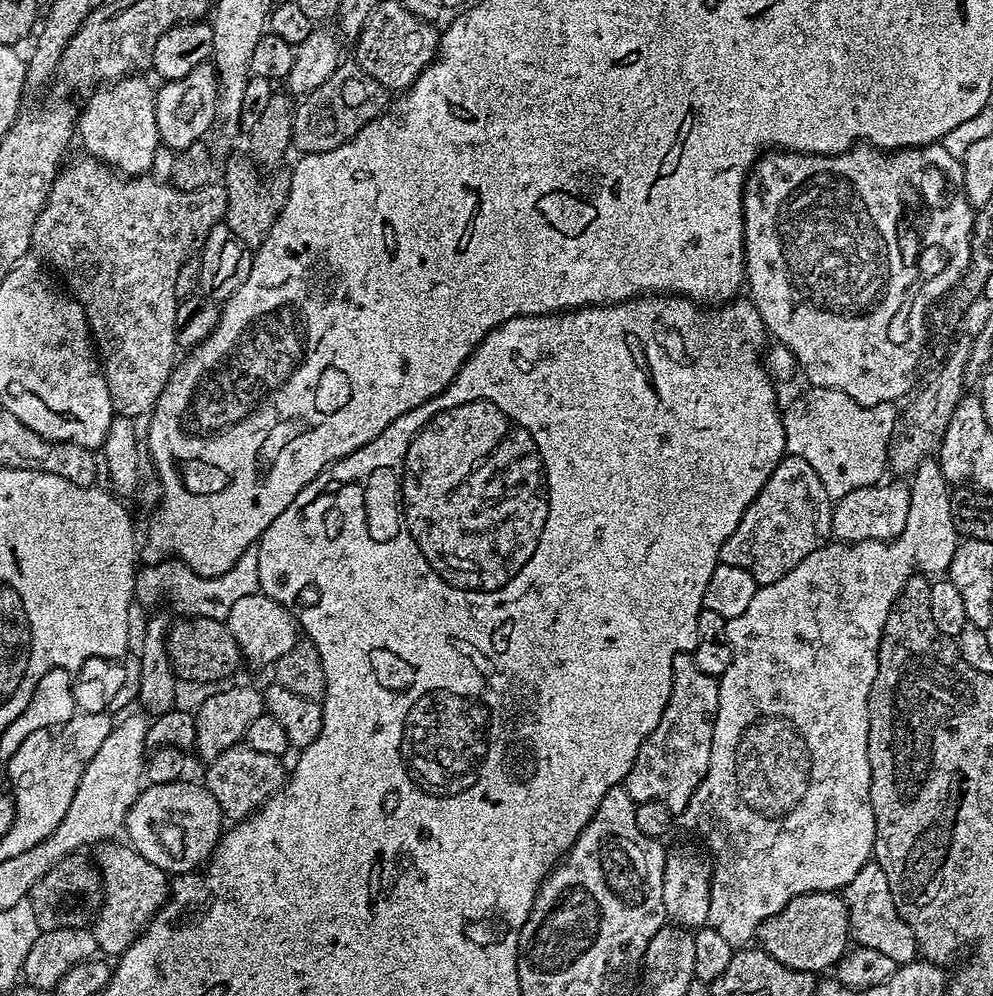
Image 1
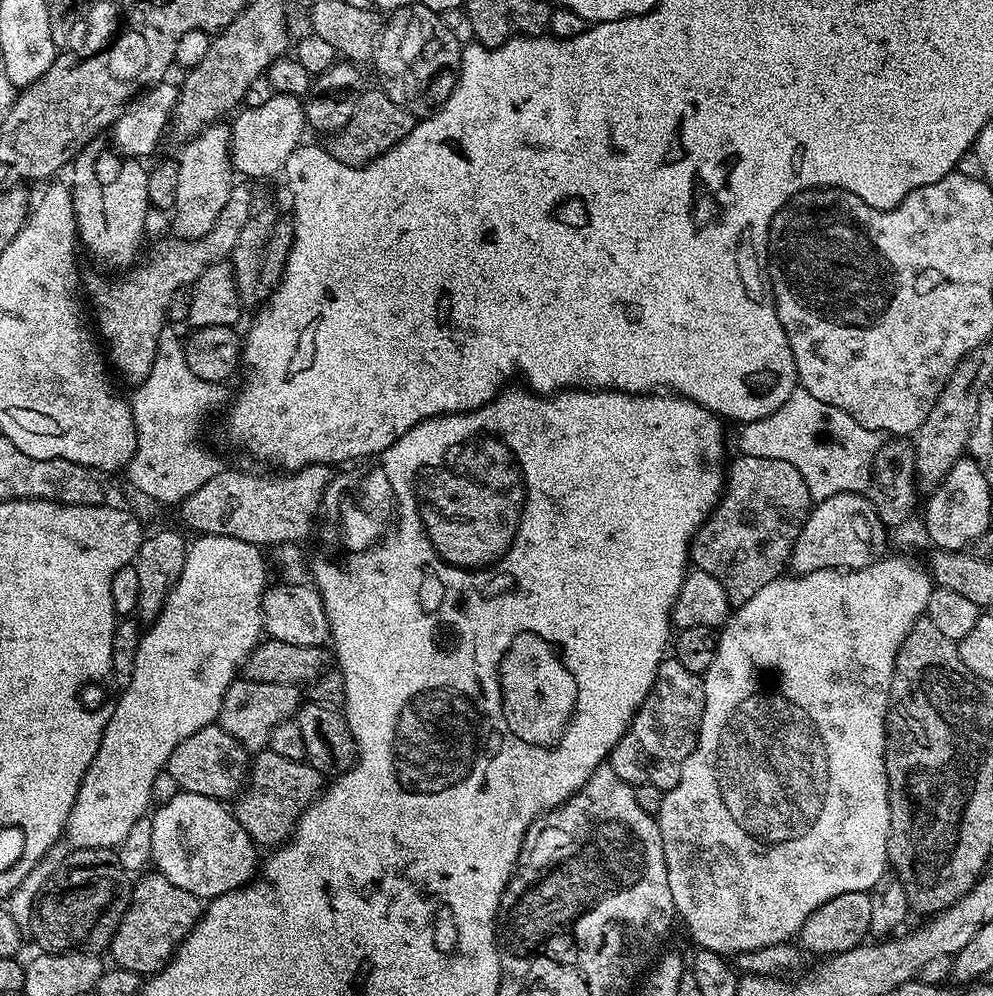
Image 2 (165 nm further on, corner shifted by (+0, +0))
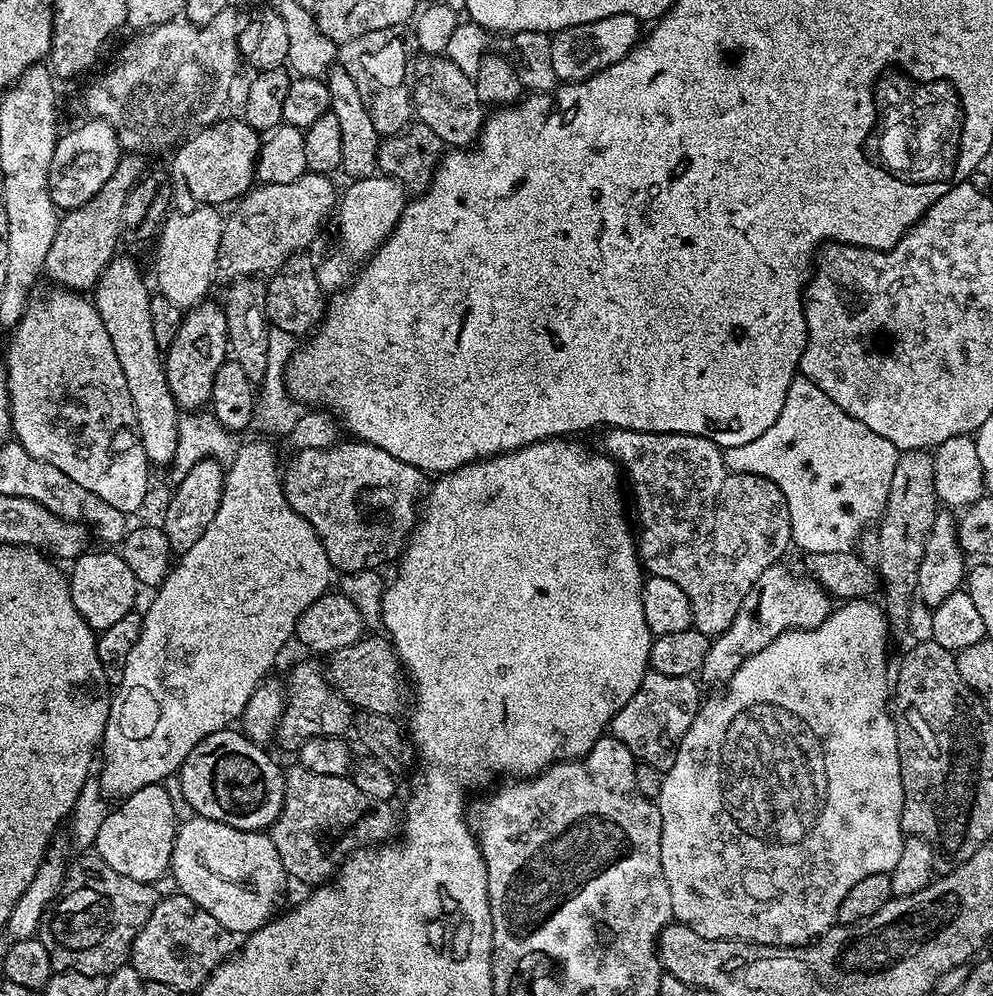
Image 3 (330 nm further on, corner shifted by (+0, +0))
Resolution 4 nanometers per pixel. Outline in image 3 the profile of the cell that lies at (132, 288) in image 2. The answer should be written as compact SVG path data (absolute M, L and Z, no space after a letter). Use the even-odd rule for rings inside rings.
M306 171L294 182L281 184L260 184L253 186L235 201L233 210L224 220L224 229L220 239L220 249L216 259L215 275L231 282L243 276L267 277L276 273L288 258L296 253L303 253L307 244L320 232L324 219L333 215L338 204L338 188L332 185L333 177L322 172Z

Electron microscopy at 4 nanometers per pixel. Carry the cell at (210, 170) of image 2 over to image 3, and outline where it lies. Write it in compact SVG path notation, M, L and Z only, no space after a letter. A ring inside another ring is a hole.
M192 206L189 212L173 211L160 225L156 244L156 284L159 295L170 298L181 310L195 308L205 299L214 281L224 220L212 206Z

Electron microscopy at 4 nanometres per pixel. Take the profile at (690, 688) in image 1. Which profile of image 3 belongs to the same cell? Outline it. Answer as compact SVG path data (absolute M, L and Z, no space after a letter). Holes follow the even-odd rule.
M651 670L645 672L636 693L629 698L626 706L622 706L622 710L618 710L618 714L614 714L611 735L616 736L637 761L663 765L675 753L686 730L690 730L690 722L694 722L696 711L701 706L701 685L696 685L696 682L691 676L671 676Z

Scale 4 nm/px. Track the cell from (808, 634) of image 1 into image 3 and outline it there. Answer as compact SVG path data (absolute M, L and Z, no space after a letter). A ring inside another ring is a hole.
M857 598L857 599L855 599L855 600L849 600L849 601L847 601L847 602L844 602L844 603L841 603L841 604L840 604L840 605L839 605L839 606L836 606L836 607L833 607L833 609L832 609L832 611L831 611L831 612L829 612L829 613L828 613L828 616L827 616L827 618L825 618L825 619L824 619L824 620L823 620L823 621L822 621L822 623L821 623L821 624L820 624L820 625L818 625L818 626L817 626L817 628L793 628L793 629L792 629L792 631L791 631L791 632L783 632L783 633L781 633L781 635L780 635L780 636L778 636L778 637L776 637L776 638L774 638L774 640L773 640L773 641L772 641L772 642L770 642L770 644L769 644L769 645L768 645L768 646L762 646L762 648L761 648L761 649L760 649L760 650L758 650L758 651L757 651L757 652L756 652L756 653L754 653L754 654L753 654L753 655L752 655L752 656L747 656L747 658L746 658L746 659L745 659L745 660L744 660L744 661L743 661L743 662L742 662L742 663L740 663L740 665L739 665L739 666L738 666L738 668L737 668L737 669L736 669L736 670L734 670L734 672L733 672L733 674L732 674L732 676L731 676L731 677L730 677L730 678L729 678L729 680L727 680L727 682L726 682L726 687L725 687L725 688L724 688L724 689L723 689L723 691L724 691L724 690L725 690L725 692L724 692L724 693L722 693L722 694L721 694L721 696L716 696L716 697L714 697L714 698L713 698L713 700L708 700L708 699L705 699L705 700L704 700L704 701L703 701L703 703L701 703L701 706L700 706L700 708L699 708L699 709L698 709L698 710L697 710L697 711L696 711L696 717L695 717L695 718L694 718L694 722L690 722L690 730L686 730L686 734L685 734L685 735L684 735L684 737L682 737L682 738L681 738L681 740L680 740L680 745L678 745L678 746L677 746L677 747L676 747L676 750L675 750L675 753L674 753L674 755L673 755L673 756L672 756L672 757L671 757L671 760L670 760L670 763L669 763L669 764L668 764L668 765L667 765L667 768L668 768L668 767L669 767L669 768L668 768L668 770L667 770L667 768L666 768L666 771L665 771L665 772L664 772L664 773L663 773L663 780L662 780L662 782L661 782L661 792L660 792L660 795L659 795L659 797L658 797L658 803L659 803L659 806L660 806L660 813L661 813L661 814L662 814L662 834L661 834L661 835L660 835L660 849L661 849L661 850L662 850L662 874L666 874L666 886L670 886L670 902L671 902L671 903L672 903L672 915L673 915L673 917L675 917L675 919L676 919L676 920L677 920L677 921L679 921L679 923L681 923L681 924L685 924L685 925L686 925L686 926L690 926L690 930L694 930L694 934L698 934L698 935L699 935L699 936L701 936L701 937L702 937L702 938L714 938L714 939L715 939L715 940L749 940L749 942L751 942L751 943L752 943L752 944L769 944L769 945L770 945L770 946L774 946L774 947L775 947L775 948L799 948L799 947L801 947L801 946L803 946L803 945L805 945L805 944L807 944L807 943L809 943L809 942L811 942L811 941L813 941L813 940L815 940L815 939L817 939L817 938L819 938L819 937L821 937L821 936L823 936L823 935L824 935L824 933L825 933L825 932L827 932L827 931L828 931L828 929L829 929L829 928L831 928L831 927L833 927L833 925L835 925L835 924L836 924L836 923L837 923L837 918L836 918L836 915L837 915L837 914L838 914L838 910L839 910L839 909L840 909L840 907L841 907L841 906L842 906L842 898L846 898L846 894L847 894L847 893L848 893L848 891L849 891L849 890L850 890L850 886L854 886L854 882L862 882L862 878L870 878L870 874L878 874L878 873L879 873L879 872L886 872L886 873L889 873L889 874L891 874L891 872L892 872L892 871L893 871L893 870L894 870L894 866L898 866L898 854L902 854L902 846L903 846L903 845L904 845L904 837L905 837L905 835L906 835L906 833L905 833L905 831L904 831L904 829L903 829L903 828L901 828L901 827L900 827L900 815L901 815L901 814L902 814L902 798L903 798L903 797L904 797L904 795L903 795L903 794L902 794L902 774L901 774L901 773L900 773L900 759L899 759L899 758L898 758L898 734L897 734L897 733L896 733L896 722L895 722L895 720L893 720L893 718L892 718L892 714L891 714L891 711L890 711L890 668L889 668L889 672L888 672L888 632L889 632L889 633L890 633L890 625L889 625L889 623L888 623L888 618L887 618L887 616L885 616L885 615L884 615L884 609L883 609L883 607L881 607L881 605L880 605L880 604L879 604L879 603L876 603L876 604L871 604L871 603L872 603L872 602L873 602L873 601L872 601L872 600L871 600L871 599L868 599L868 598Z

